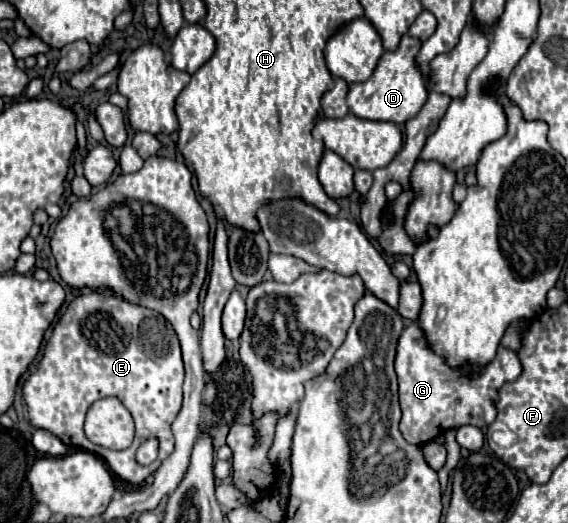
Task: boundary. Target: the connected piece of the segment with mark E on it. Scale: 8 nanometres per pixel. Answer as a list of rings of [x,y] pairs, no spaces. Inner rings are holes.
[[[91,292],[91,294],[77,296],[67,306],[63,316],[59,318],[59,324],[53,328],[51,340],[47,342],[45,356],[41,360],[41,366],[37,368],[37,374],[31,374],[23,386],[23,398],[27,402],[29,418],[33,426],[49,430],[51,434],[59,436],[65,444],[85,448],[105,458],[111,470],[119,478],[131,484],[141,484],[175,450],[175,438],[171,432],[171,424],[181,410],[181,384],[183,384],[183,360],[181,360],[181,348],[179,348],[179,340],[177,340],[173,326],[155,310],[131,304],[123,300],[121,296],[107,296],[107,294]],[[101,396],[117,396],[135,420],[135,440],[125,450],[113,452],[85,438],[85,432],[83,432],[85,412]],[[149,436],[159,438],[159,456],[153,464],[141,466],[135,460],[135,450]]]

